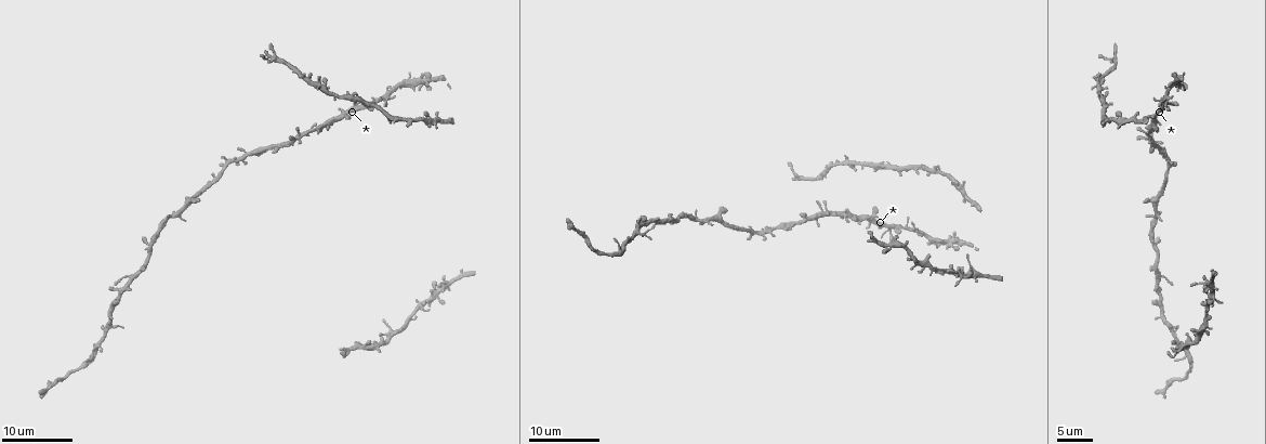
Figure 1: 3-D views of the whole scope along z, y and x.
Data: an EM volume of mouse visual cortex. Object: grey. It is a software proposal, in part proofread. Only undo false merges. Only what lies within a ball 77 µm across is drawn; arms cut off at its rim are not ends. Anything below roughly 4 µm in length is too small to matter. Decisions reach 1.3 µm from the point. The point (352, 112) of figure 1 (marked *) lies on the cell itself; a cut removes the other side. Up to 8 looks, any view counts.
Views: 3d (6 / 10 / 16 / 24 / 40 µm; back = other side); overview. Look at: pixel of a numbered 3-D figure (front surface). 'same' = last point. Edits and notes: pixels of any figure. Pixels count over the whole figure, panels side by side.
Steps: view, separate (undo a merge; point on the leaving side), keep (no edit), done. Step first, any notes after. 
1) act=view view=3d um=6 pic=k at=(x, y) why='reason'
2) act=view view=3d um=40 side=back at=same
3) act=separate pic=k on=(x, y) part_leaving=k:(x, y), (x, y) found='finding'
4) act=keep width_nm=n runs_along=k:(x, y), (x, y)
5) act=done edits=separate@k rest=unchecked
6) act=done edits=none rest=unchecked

act=view view=3d um=16 pic=1 at=(800, 178) why='three-way junction'

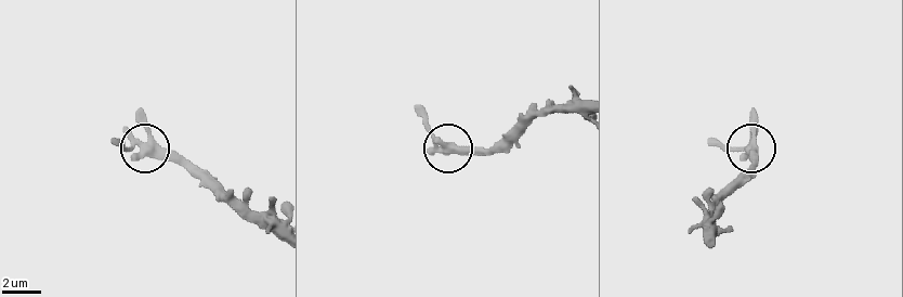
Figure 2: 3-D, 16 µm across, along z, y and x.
act=view view=3d um=6 pic=2 at=(150, 156)

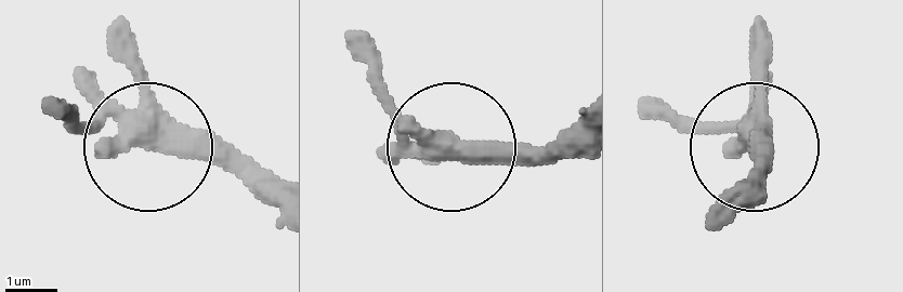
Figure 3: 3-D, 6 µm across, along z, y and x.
act=keep arms=3 found='one cell here'

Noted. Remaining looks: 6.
act=view view=3d um=16 pic=1 at=(238, 159) why='four arms meet'

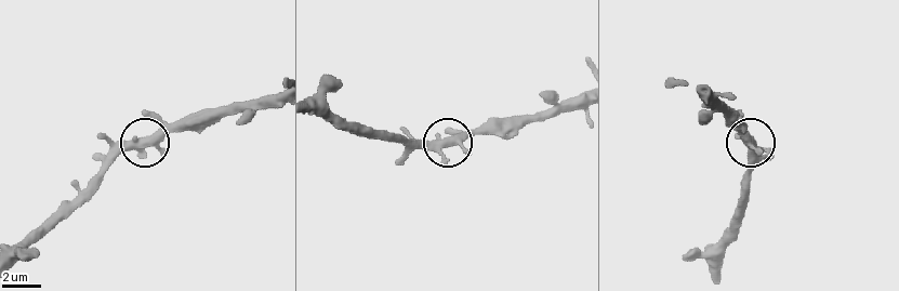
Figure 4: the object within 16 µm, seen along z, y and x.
act=view view=3d um=10 pic=4 at=(749, 138) why='zoom in'

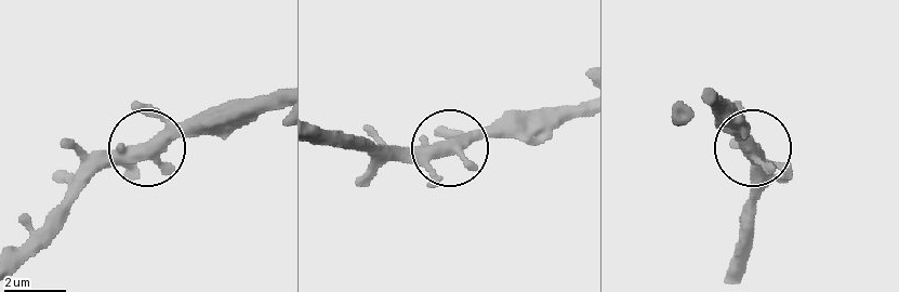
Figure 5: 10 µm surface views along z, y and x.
act=keep width_nm=380 runs_along=5:(277, 92), (192, 116), (145, 146), (98, 151), (78, 170) found='one cell here'

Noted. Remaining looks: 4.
act=view view=3d um=16 pic=1 at=(658, 223) why='a narrow waist'

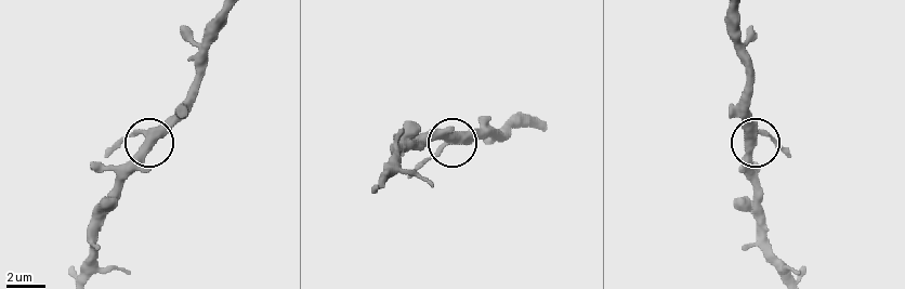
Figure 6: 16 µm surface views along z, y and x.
act=view view=3d um=6 pic=6 at=(453, 136)

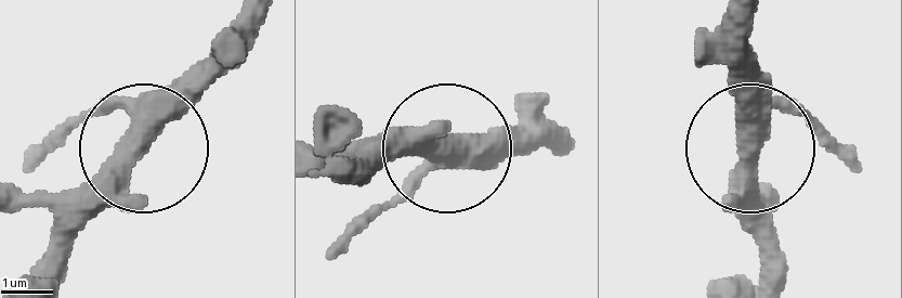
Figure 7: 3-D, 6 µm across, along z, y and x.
act=view view=3d um=6 side=back pic=7 at=(443, 149)

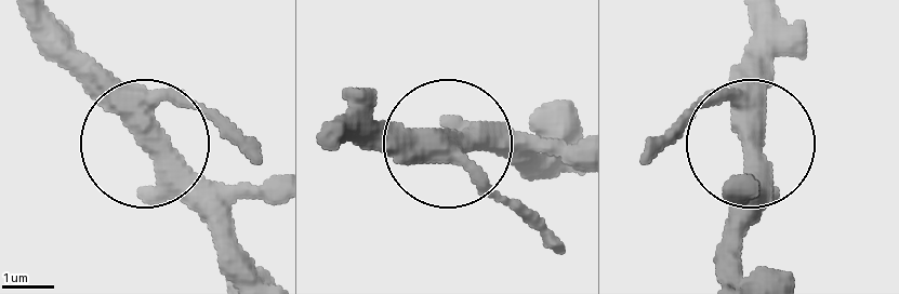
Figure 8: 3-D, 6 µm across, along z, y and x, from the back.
act=keep width_nm=450 runs_along=8:(22, 17), (233, 232) found='one cell here'

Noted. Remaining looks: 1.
act=done edits=none rest=unchecked

